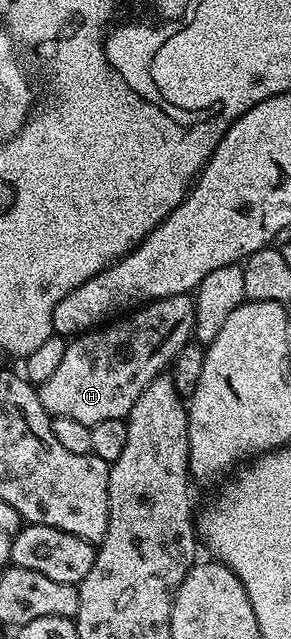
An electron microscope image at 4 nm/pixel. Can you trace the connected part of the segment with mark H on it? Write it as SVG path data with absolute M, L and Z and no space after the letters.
M191 294L175 295L155 299L107 325L84 332L67 344L58 369L44 383L39 384L40 404L53 417L71 417L73 421L82 421L82 425L90 428L102 421L127 420L130 409L134 409L134 401L142 397L142 389L165 374L176 354L193 338L192 326L195 320L195 298Z

